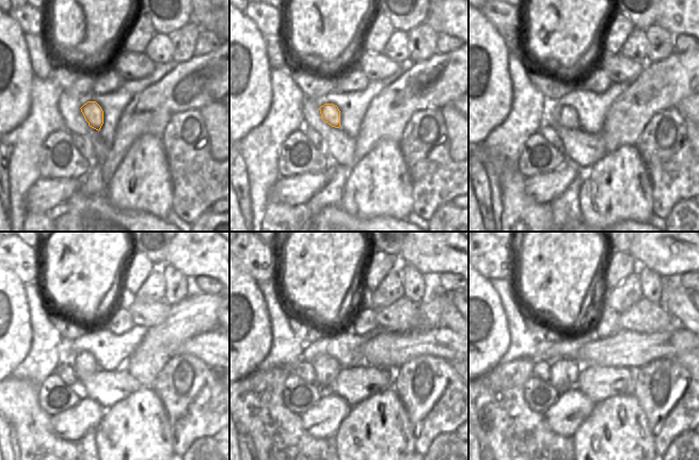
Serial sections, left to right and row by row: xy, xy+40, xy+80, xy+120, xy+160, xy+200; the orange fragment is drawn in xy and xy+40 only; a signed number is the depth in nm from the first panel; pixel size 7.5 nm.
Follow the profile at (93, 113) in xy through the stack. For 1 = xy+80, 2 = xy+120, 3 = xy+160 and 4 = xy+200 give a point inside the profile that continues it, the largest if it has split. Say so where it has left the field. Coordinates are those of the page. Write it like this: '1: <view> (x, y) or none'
1: xy+80 (566, 115)
2: xy+120 (84, 364)
3: xy+160 (326, 368)
4: xy+200 (564, 374)

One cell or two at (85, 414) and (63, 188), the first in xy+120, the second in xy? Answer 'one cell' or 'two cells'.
one cell

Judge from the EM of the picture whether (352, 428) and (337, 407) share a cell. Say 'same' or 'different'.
different

